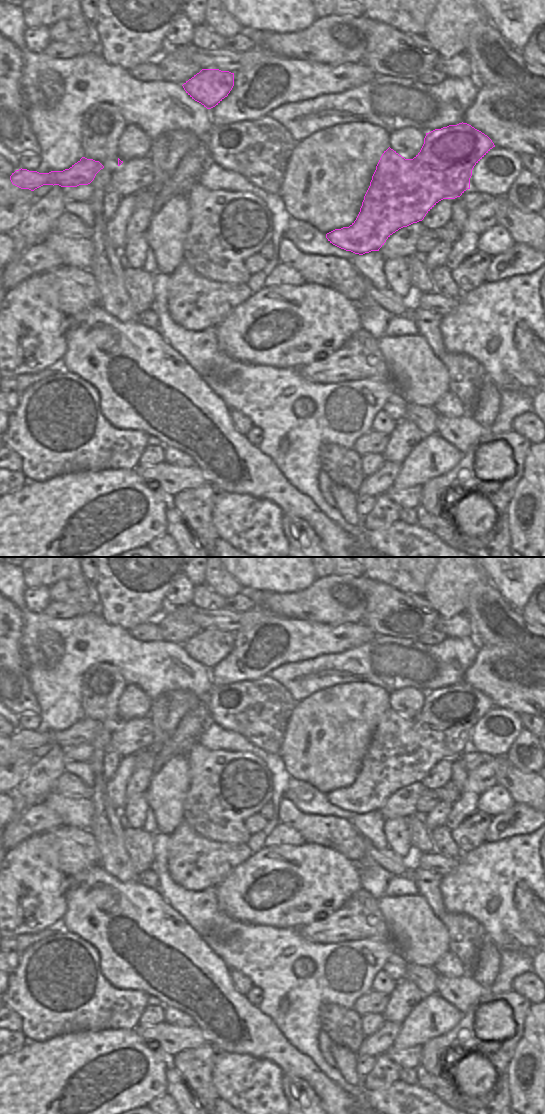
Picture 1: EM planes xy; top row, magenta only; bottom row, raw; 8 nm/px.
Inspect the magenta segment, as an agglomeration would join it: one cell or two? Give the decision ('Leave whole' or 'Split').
Split

